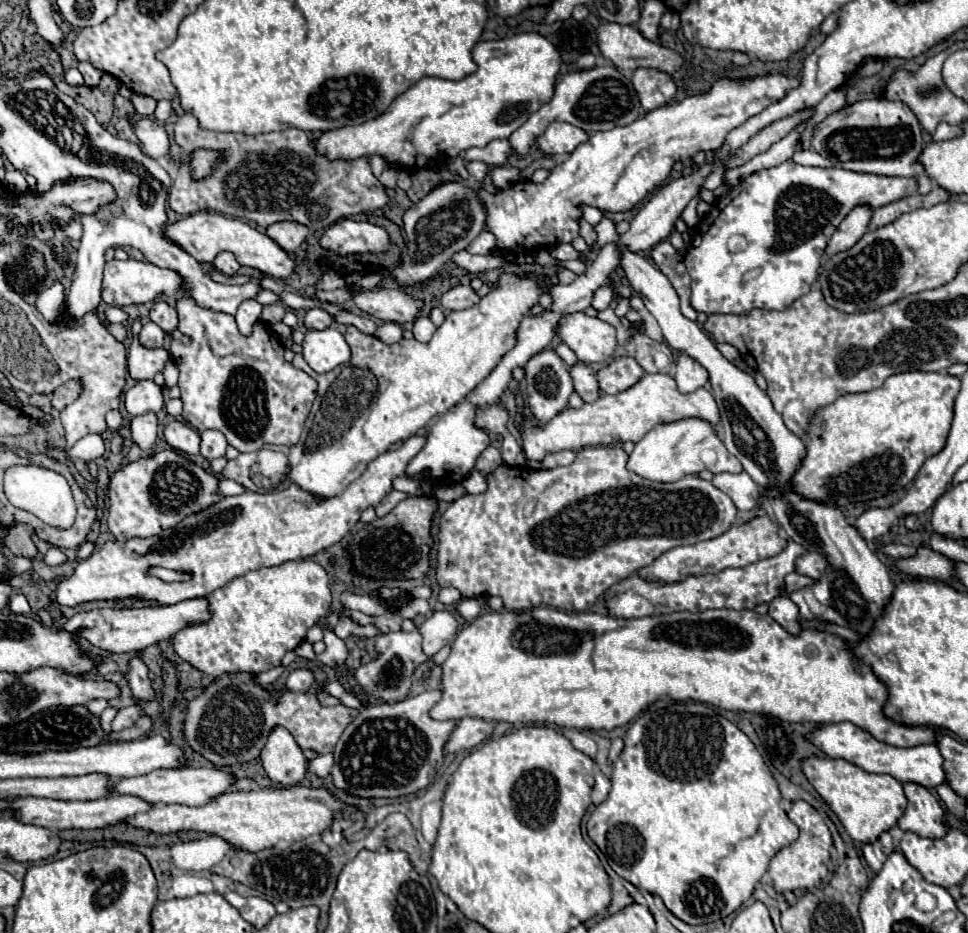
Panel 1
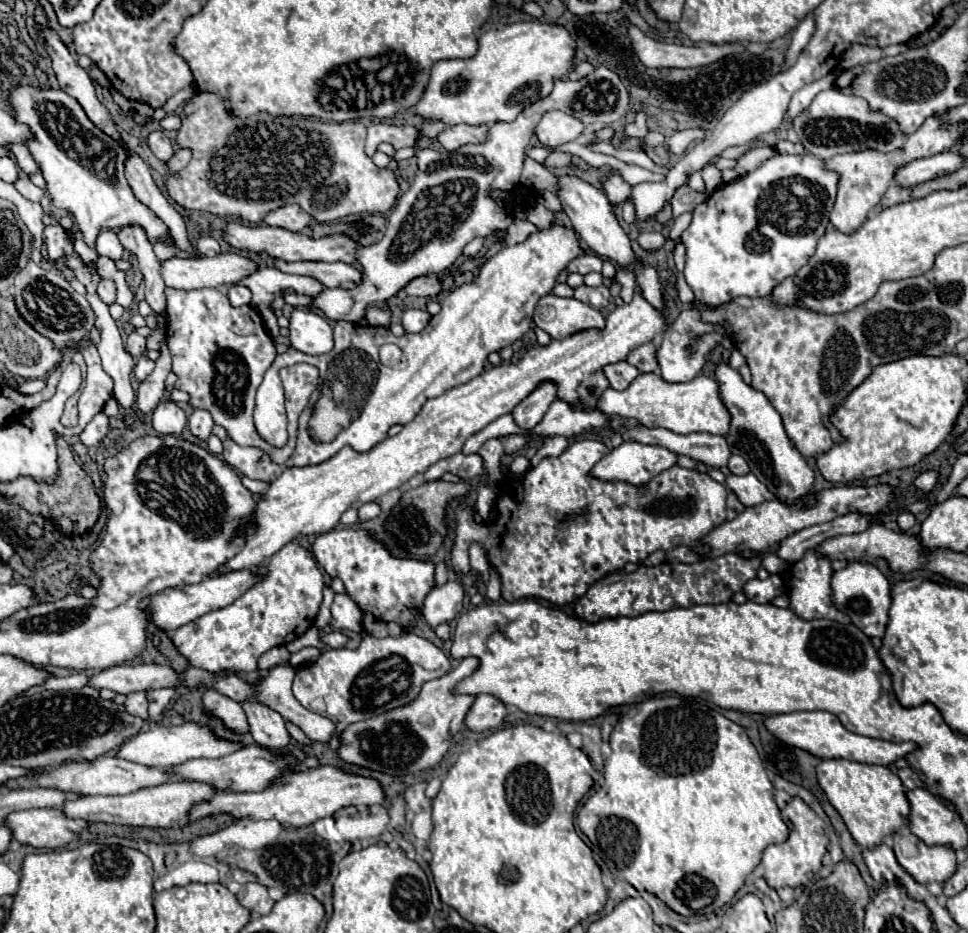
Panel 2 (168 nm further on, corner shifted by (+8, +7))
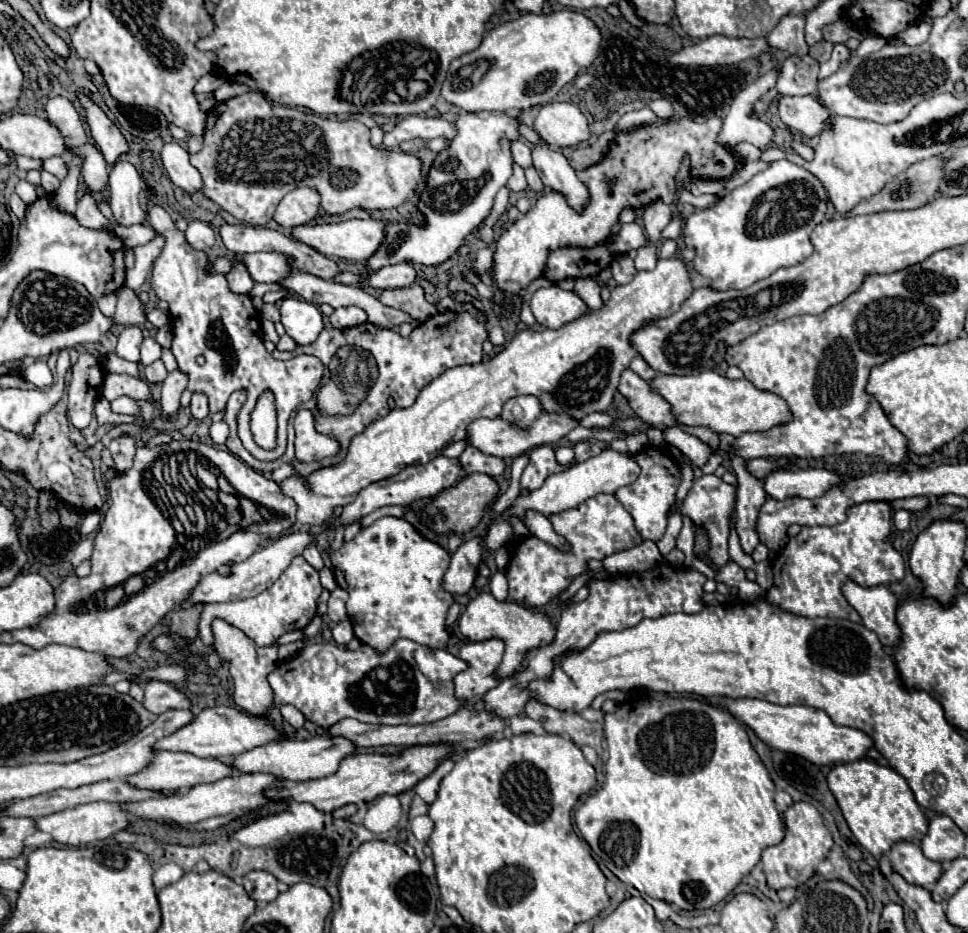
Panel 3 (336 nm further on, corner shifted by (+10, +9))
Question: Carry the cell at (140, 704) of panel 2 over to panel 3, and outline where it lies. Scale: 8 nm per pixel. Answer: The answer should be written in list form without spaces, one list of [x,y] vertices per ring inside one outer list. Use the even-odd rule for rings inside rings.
[[[151,681],[145,685],[145,697],[141,705],[151,713],[163,713],[167,709],[189,709],[189,699],[169,683]]]

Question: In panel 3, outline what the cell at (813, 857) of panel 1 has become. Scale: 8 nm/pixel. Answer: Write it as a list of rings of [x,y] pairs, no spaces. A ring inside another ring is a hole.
[[[805,801],[793,803],[785,813],[785,839],[779,845],[767,847],[761,855],[763,873],[767,875],[767,885],[771,889],[783,889],[783,887],[799,887],[803,885],[817,869],[819,861],[827,857],[829,849],[833,847],[833,839],[829,829],[823,823],[823,817],[819,811]]]

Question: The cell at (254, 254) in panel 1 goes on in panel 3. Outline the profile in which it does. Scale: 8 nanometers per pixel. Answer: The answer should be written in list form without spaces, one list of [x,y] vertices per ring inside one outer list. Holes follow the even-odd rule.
[[[349,219],[349,221],[341,221],[341,223],[333,223],[333,225],[299,225],[293,227],[291,237],[299,243],[305,243],[309,247],[313,247],[315,251],[327,255],[327,257],[339,257],[339,259],[347,259],[347,261],[367,261],[379,247],[379,243],[383,241],[383,231],[385,231],[385,223],[377,221],[377,219]]]

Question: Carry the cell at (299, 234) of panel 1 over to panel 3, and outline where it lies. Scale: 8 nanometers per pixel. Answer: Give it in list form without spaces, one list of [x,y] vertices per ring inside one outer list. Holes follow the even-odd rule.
[[[299,187],[281,199],[281,203],[273,213],[273,219],[281,227],[295,227],[313,221],[317,211],[319,211],[319,195],[307,187]]]

